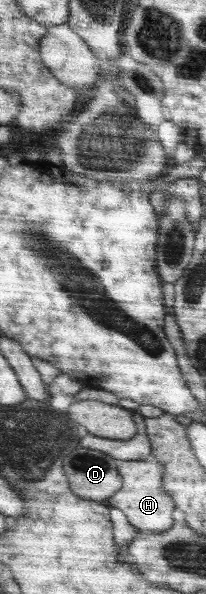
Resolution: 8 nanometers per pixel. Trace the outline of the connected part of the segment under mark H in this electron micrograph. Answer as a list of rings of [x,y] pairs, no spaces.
[[[154,456],[150,459],[137,461],[120,461],[118,469],[123,478],[123,486],[105,502],[108,506],[120,509],[127,516],[128,522],[135,527],[138,533],[162,533],[174,526],[174,501],[164,490],[163,464]]]

